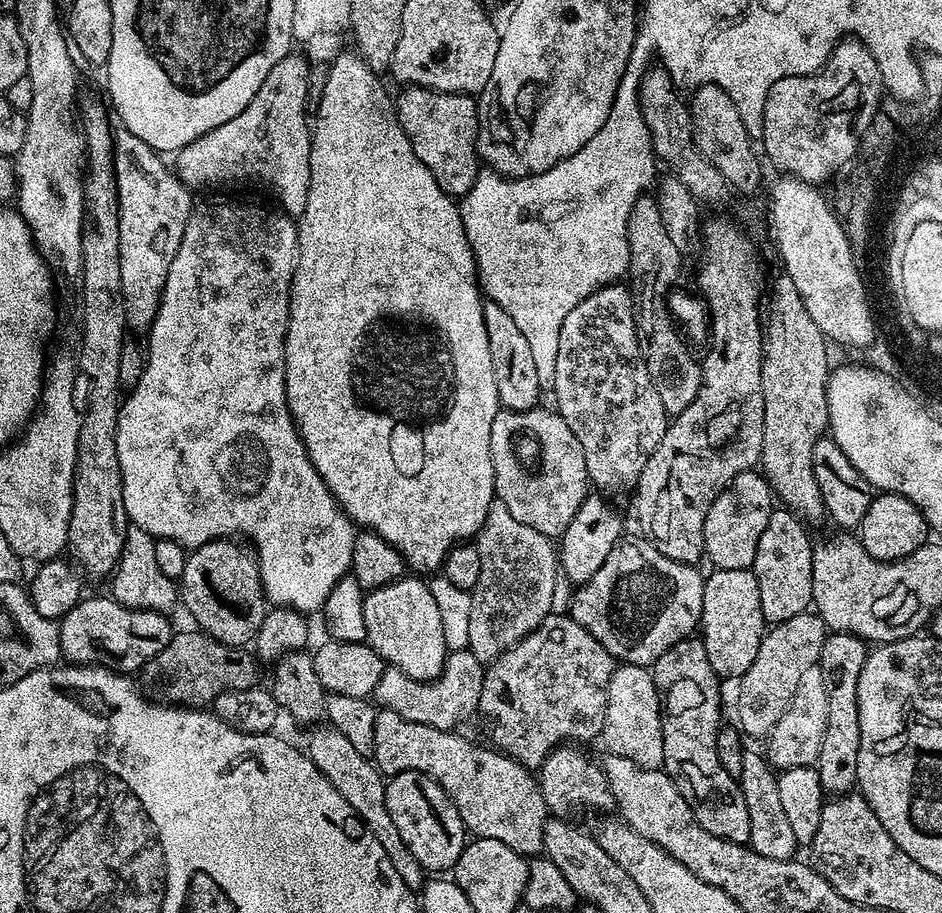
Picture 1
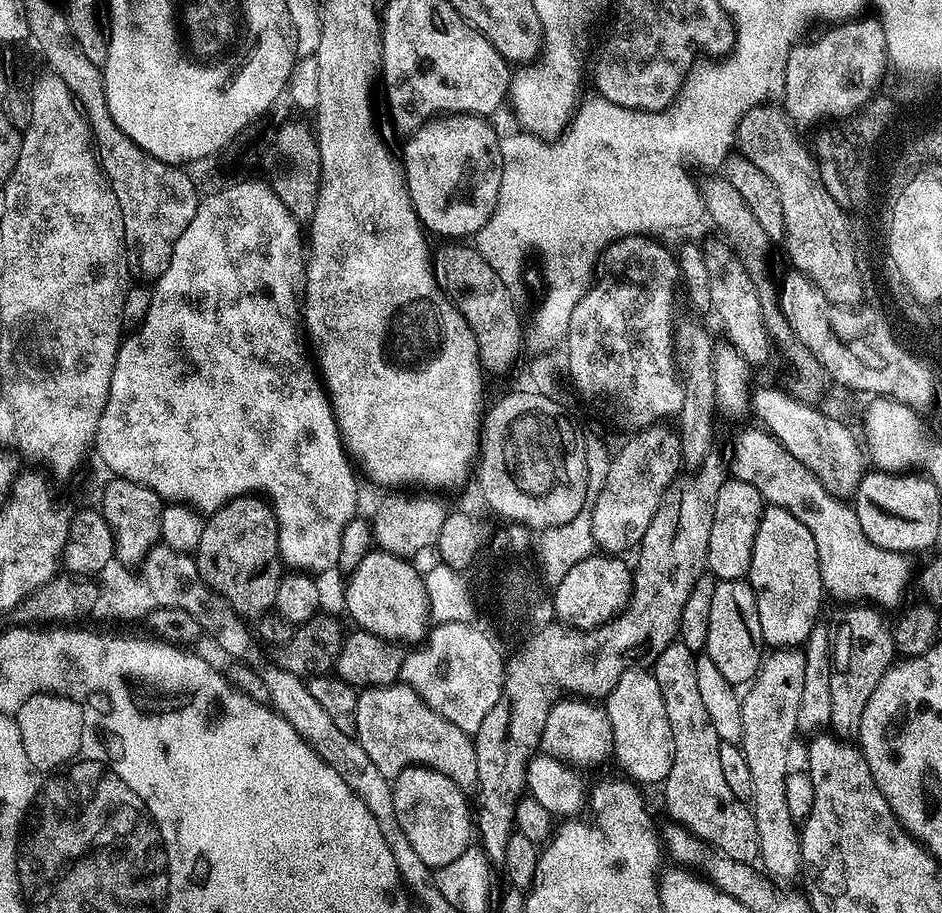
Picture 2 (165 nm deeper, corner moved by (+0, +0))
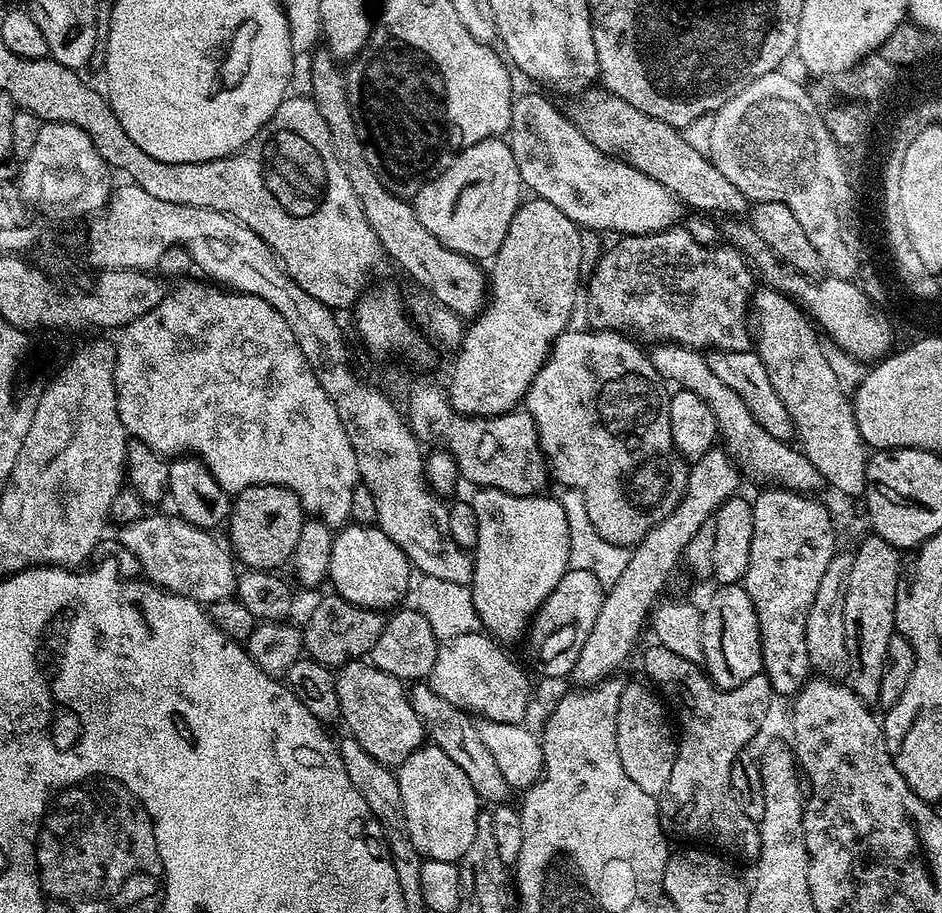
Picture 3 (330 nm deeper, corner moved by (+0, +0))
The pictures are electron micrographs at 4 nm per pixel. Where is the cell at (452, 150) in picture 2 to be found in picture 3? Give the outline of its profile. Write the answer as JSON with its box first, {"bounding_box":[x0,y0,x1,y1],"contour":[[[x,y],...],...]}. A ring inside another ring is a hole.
{"bounding_box":[414,139,522,262],"contour":[[[503,139],[483,140],[469,148],[462,148],[451,157],[448,165],[443,165],[441,176],[433,175],[427,184],[417,190],[414,207],[418,214],[418,222],[438,238],[450,250],[463,256],[470,256],[477,262],[488,262],[495,257],[506,238],[506,230],[510,230],[510,222],[522,203],[522,183],[514,154]]]}

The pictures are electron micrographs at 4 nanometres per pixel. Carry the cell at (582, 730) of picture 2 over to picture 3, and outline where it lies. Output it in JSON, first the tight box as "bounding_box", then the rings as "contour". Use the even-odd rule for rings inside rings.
{"bounding_box":[570,446,741,689],"contour":[[[720,446],[712,447],[701,460],[695,461],[687,469],[686,487],[677,507],[631,549],[622,578],[618,578],[618,582],[605,591],[602,610],[598,610],[598,622],[594,622],[594,630],[590,630],[570,673],[570,680],[576,683],[573,685],[577,689],[590,688],[601,680],[609,679],[615,673],[612,671],[631,654],[644,618],[649,617],[657,601],[656,594],[675,570],[676,563],[681,563],[684,550],[694,534],[698,534],[702,525],[713,519],[717,508],[731,496],[737,495],[739,488],[736,487],[740,479],[741,473],[731,455]]]}

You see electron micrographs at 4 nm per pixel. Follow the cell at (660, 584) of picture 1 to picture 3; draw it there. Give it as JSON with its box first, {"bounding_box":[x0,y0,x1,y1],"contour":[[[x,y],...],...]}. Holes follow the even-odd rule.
{"bounding_box":[532,568,605,677],"contour":[[[573,568],[565,573],[544,600],[544,604],[532,616],[532,644],[544,663],[546,675],[567,677],[571,673],[590,630],[594,630],[594,622],[598,622],[598,610],[602,610],[605,591],[604,585],[598,582],[594,574]]]}

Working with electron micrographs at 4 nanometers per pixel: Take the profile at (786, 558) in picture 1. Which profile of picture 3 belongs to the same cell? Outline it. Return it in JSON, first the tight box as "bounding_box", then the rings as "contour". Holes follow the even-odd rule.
{"bounding_box":[742,486,838,698],"contour":[[[772,486],[769,489],[751,501],[754,538],[742,586],[750,594],[750,602],[754,602],[754,610],[758,614],[764,655],[763,675],[772,683],[777,697],[792,698],[810,676],[806,618],[810,614],[810,606],[814,606],[814,594],[818,594],[822,574],[826,574],[830,558],[838,551],[838,529],[823,499],[794,492],[790,488]]]}

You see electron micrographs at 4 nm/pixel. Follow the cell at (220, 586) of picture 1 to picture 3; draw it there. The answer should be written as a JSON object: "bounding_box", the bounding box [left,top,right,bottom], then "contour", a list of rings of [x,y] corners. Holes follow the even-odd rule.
{"bounding_box":[226,484,306,572],"contour":[[[249,484],[235,493],[226,521],[227,543],[235,559],[241,565],[244,563],[245,569],[257,568],[263,572],[280,570],[292,559],[305,519],[306,513],[300,499],[283,484]]]}

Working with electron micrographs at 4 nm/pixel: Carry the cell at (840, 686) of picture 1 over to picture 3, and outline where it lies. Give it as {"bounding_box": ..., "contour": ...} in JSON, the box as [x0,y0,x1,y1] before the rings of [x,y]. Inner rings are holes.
{"bounding_box":[844,534,902,706],"contour":[[[875,534],[868,537],[860,544],[860,549],[855,549],[852,557],[852,569],[846,588],[846,610],[844,611],[844,625],[846,626],[846,677],[854,694],[865,704],[872,706],[879,701],[880,687],[884,663],[888,657],[890,638],[897,631],[896,627],[896,592],[900,589],[902,575],[901,549],[895,548],[890,542]]]}

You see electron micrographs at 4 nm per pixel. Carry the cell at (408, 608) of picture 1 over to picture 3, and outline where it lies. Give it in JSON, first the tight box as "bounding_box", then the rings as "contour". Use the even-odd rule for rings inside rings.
{"bounding_box":[328,522,414,609],"contour":[[[352,522],[335,533],[328,580],[336,587],[333,588],[335,595],[346,602],[363,608],[391,609],[401,603],[399,600],[407,592],[409,595],[408,579],[411,576],[414,576],[414,569],[408,557],[397,544],[390,542],[388,535],[379,526]]]}

